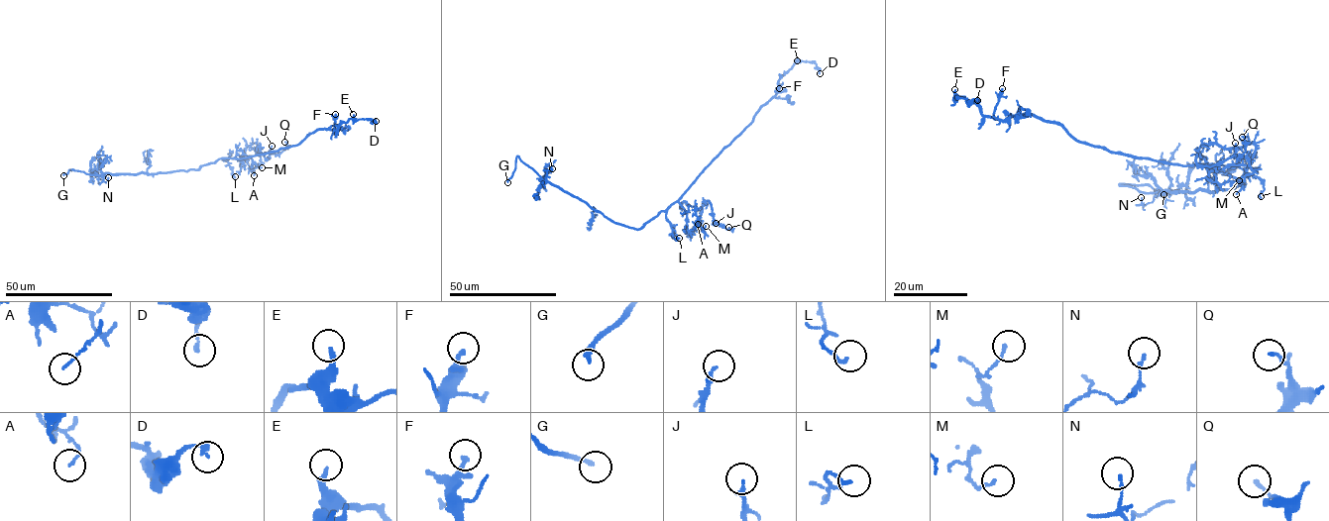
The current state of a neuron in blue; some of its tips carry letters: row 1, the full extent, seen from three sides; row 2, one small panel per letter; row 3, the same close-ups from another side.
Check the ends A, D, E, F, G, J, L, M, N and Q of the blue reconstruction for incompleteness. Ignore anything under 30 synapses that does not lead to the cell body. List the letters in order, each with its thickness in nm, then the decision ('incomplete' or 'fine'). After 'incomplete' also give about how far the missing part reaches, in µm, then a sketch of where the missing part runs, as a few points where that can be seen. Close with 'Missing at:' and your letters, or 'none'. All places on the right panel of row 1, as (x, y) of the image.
A: 110 nm | fine
D: 180 nm | fine
E: 200 nm | fine
F: 200 nm | fine
G: 200 nm | incomplete | 7 µm | (1163, 194), (1175, 209)
J: 200 nm | fine
L: 150 nm | fine
M: 130 nm | fine
N: 140 nm | fine
Q: 150 nm | fine
Missing at: G

